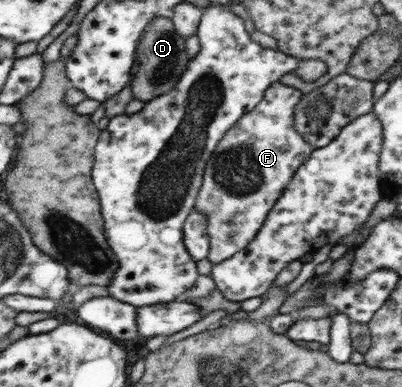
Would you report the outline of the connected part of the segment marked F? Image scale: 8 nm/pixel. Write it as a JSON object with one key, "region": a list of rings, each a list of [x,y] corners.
{"region":[[[277,81],[265,92],[258,105],[249,113],[243,114],[234,128],[225,133],[206,163],[194,209],[207,216],[210,241],[207,258],[213,265],[229,259],[253,241],[297,168],[313,153],[314,147],[305,142],[303,136],[295,130],[294,110],[302,96],[303,93],[297,89],[283,86]]]}

